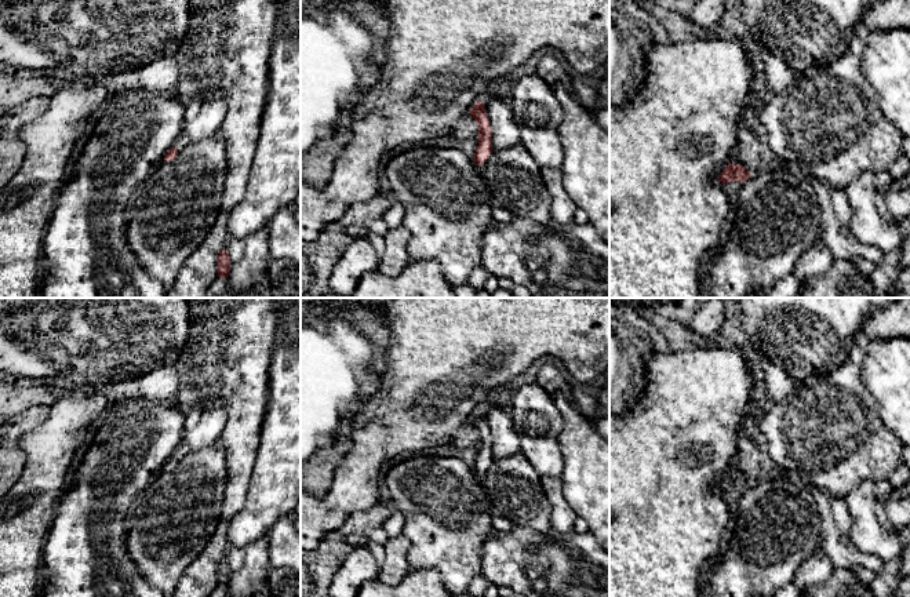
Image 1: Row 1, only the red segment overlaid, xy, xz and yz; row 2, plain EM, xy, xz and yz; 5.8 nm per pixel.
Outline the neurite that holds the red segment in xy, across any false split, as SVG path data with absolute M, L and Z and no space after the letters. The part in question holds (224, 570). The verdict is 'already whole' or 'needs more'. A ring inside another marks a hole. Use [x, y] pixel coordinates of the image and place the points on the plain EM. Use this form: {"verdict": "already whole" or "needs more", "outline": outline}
{"verdict": "already whole", "outline": "M225 557L218 564L218 586L226 589L229 582L230 582L230 567Z"}

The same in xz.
{"verdict": "already whole", "outline": "M478 409L473 418L470 419L470 425L477 430L478 433L478 455L474 462L474 472L477 474L483 474L491 462L492 458L492 438L489 433L488 423L485 421L483 409Z"}

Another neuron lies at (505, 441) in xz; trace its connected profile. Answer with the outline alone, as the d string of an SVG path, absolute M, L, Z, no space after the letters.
M485 407L483 412L492 438L492 458L499 461L520 454L520 438L509 408Z

